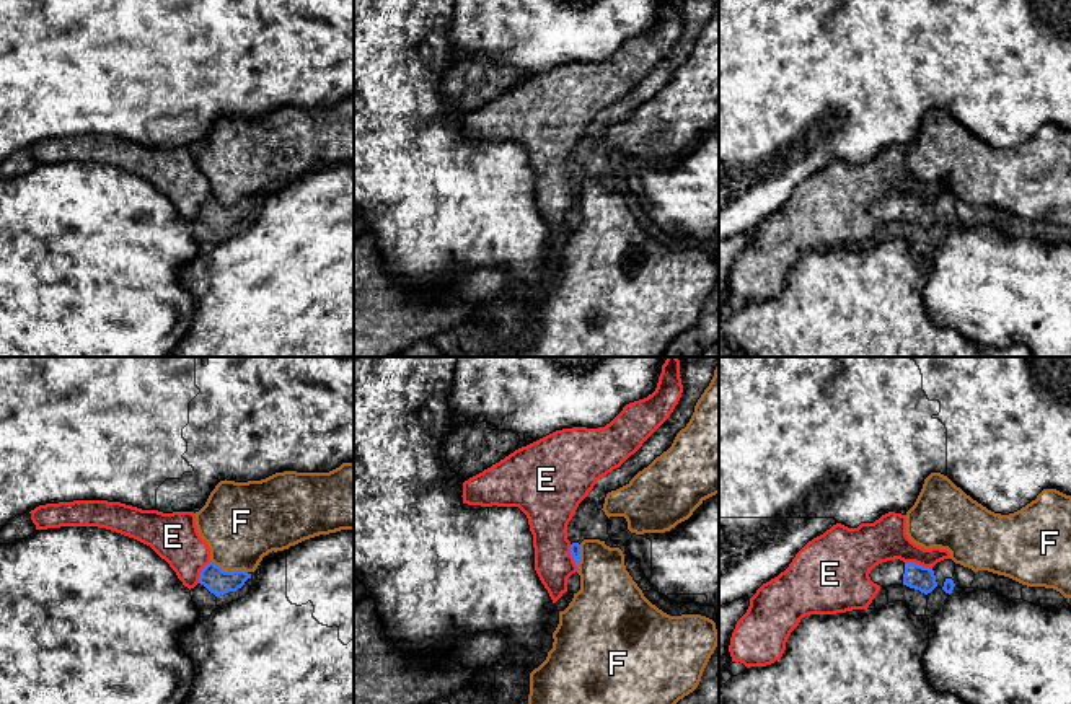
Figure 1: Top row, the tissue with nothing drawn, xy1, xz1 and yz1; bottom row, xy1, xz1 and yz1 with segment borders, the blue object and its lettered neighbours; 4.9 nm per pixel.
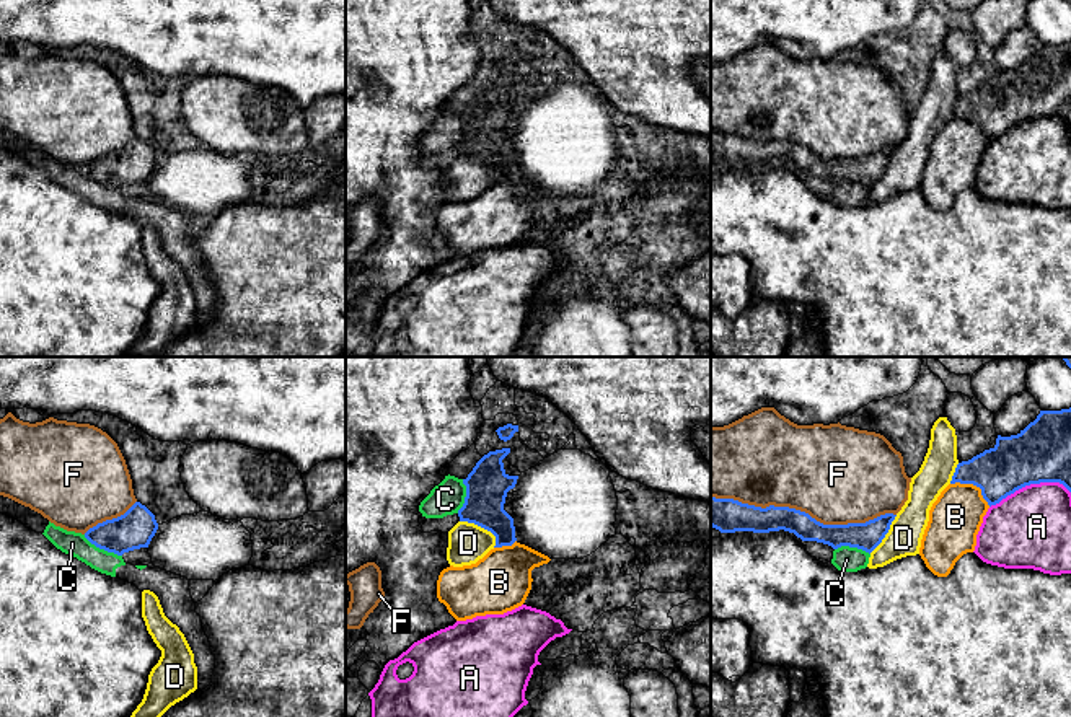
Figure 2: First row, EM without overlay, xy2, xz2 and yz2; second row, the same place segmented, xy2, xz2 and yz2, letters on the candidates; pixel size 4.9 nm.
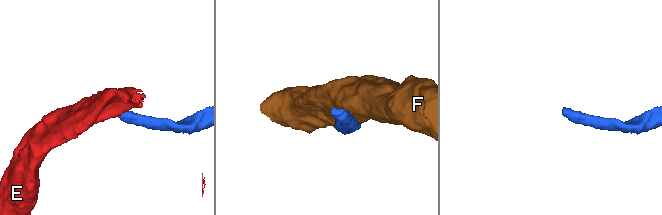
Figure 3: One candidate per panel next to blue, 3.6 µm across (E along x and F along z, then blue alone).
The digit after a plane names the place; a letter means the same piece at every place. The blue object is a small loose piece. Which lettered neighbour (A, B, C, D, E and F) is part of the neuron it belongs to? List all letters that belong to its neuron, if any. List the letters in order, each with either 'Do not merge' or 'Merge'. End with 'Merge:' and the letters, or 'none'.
A: Do not merge
B: Do not merge
C: Do not merge
D: Do not merge
E: Do not merge
F: Do not merge
Merge: none

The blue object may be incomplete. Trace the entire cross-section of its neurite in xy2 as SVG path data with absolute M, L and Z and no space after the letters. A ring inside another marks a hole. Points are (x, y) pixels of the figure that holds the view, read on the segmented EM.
M135 502L124 515L90 528L85 538L99 549L122 556L134 549L148 548L156 530L155 515Z

